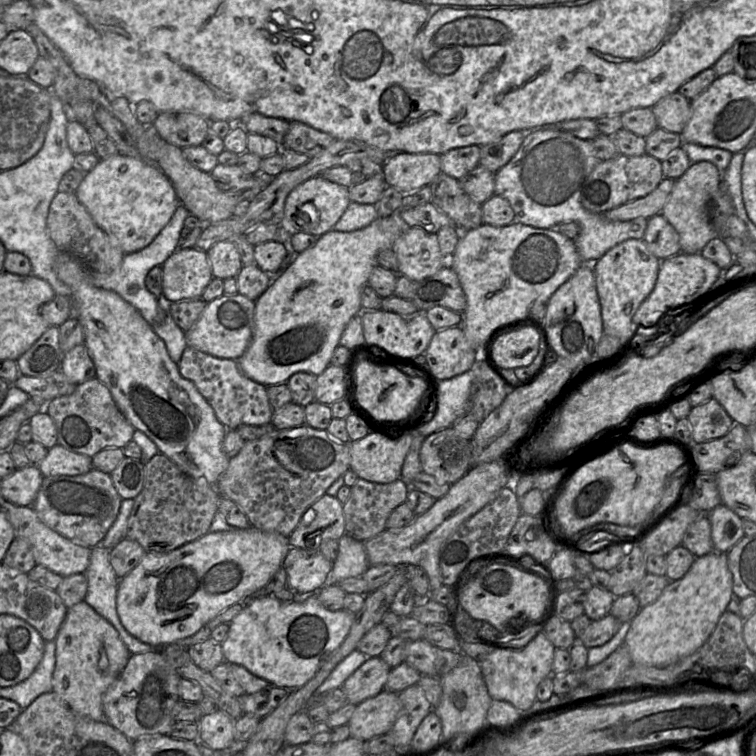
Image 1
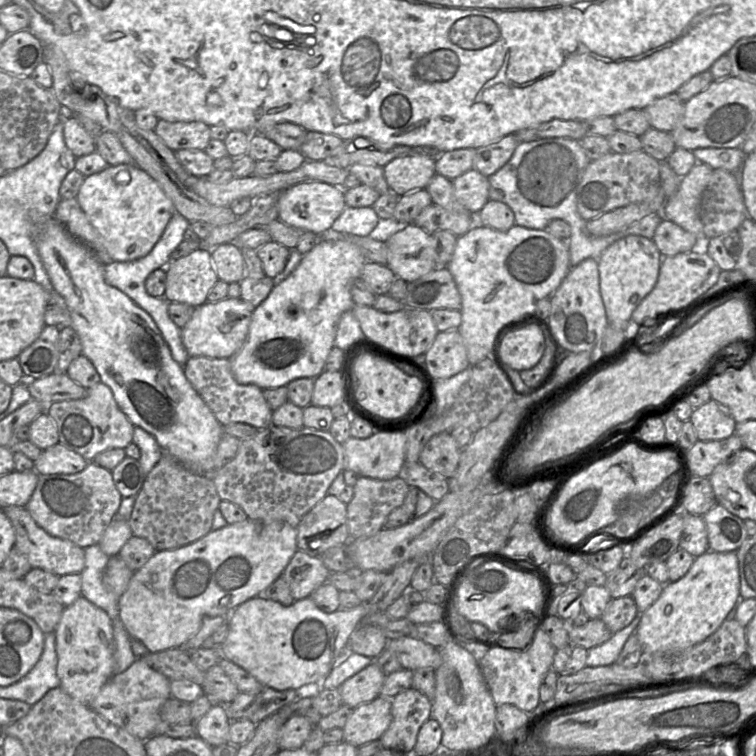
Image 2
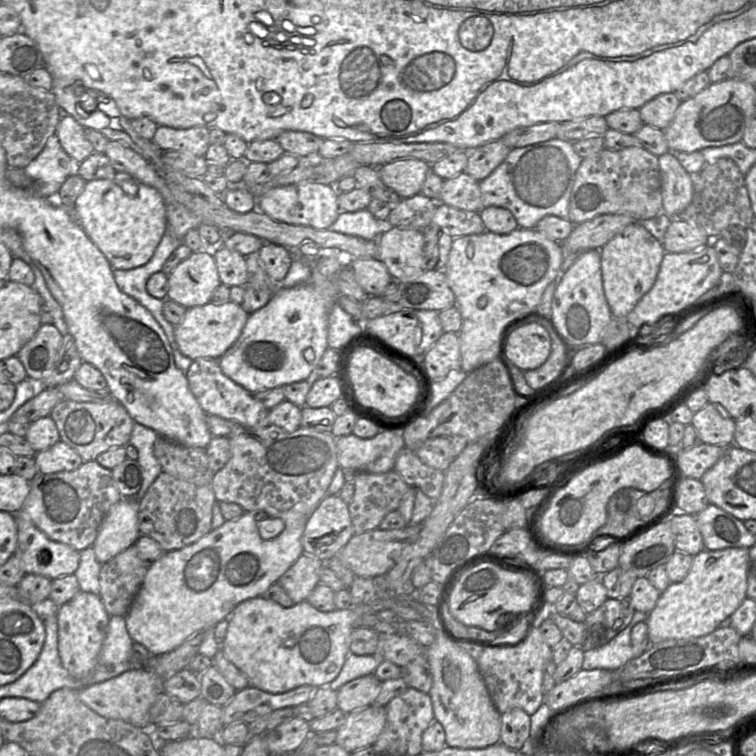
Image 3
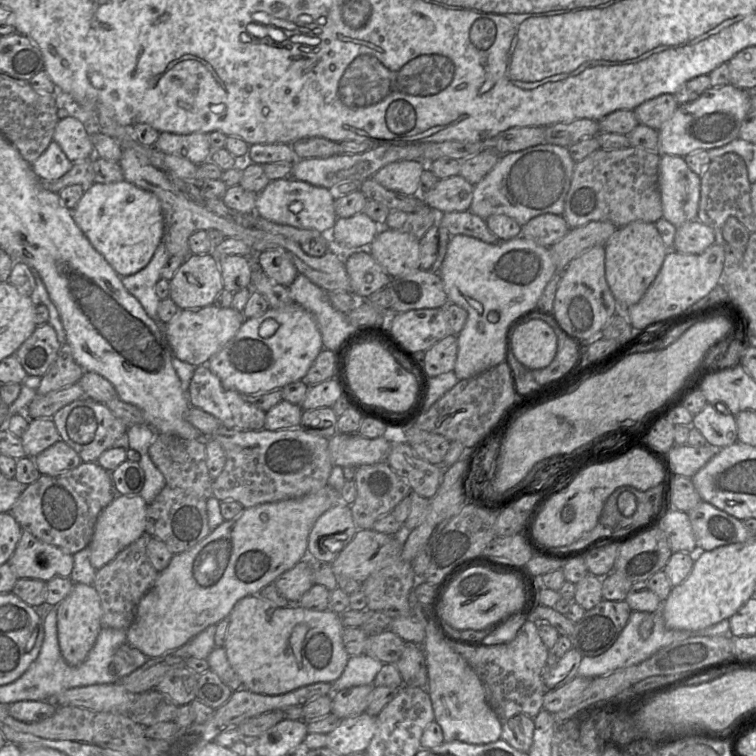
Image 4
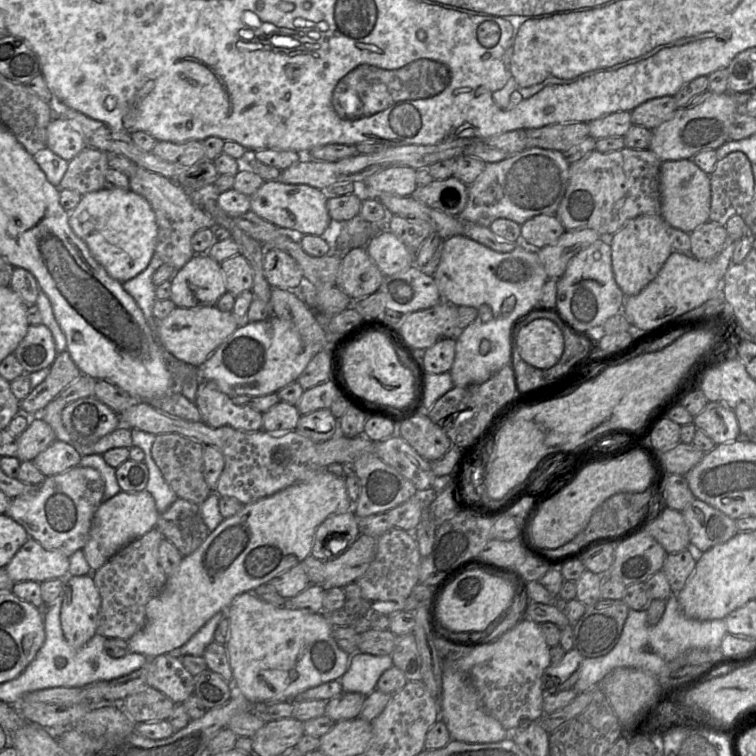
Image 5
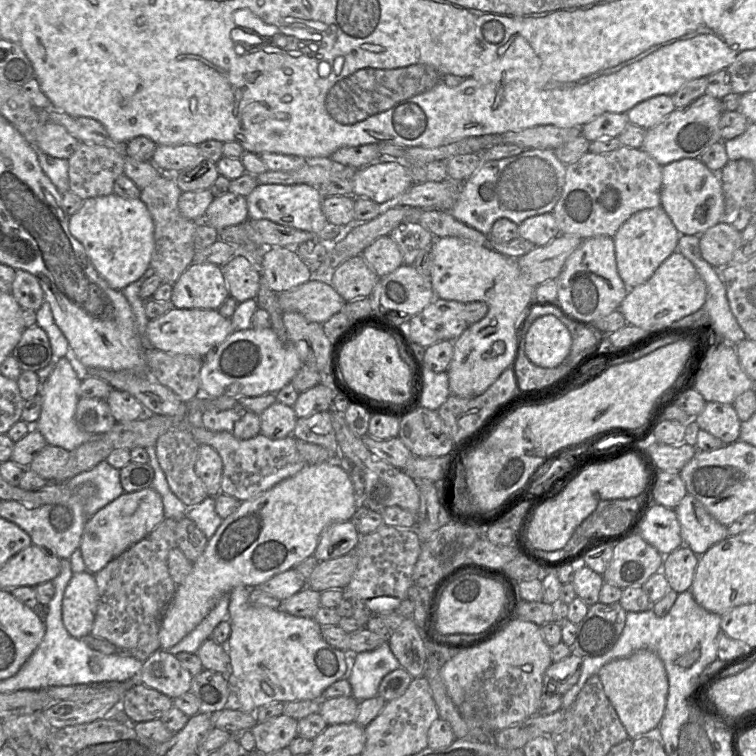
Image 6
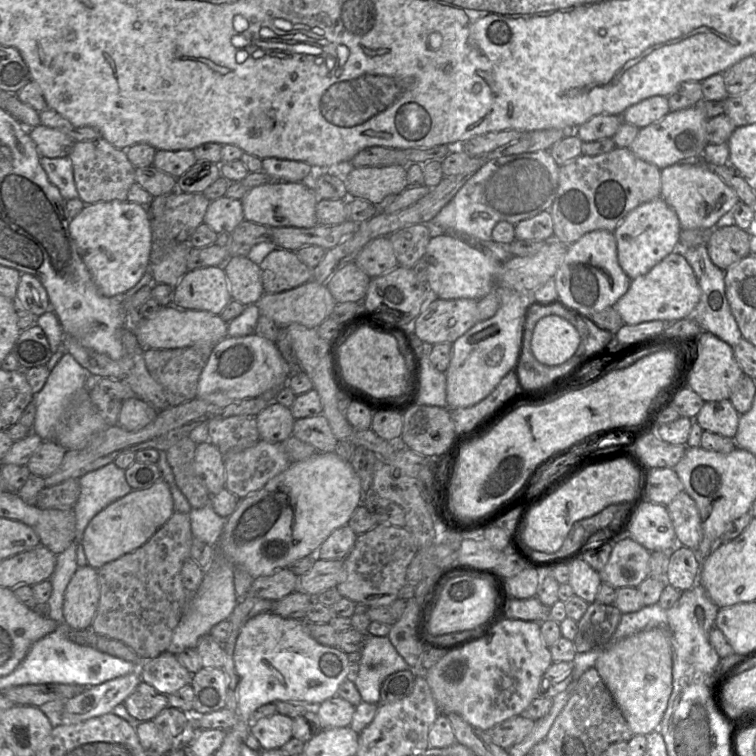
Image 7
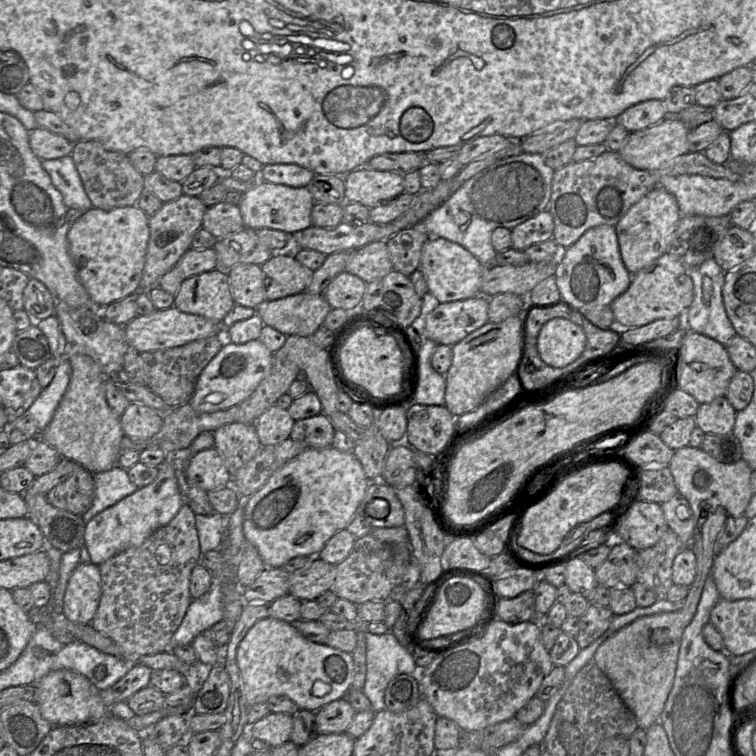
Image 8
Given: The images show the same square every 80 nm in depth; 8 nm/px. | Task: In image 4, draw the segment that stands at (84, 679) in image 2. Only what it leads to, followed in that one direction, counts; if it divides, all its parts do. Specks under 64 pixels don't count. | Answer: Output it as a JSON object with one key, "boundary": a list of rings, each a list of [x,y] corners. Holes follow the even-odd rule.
{"boundary":[[[74,583],[70,593],[57,605],[57,631],[60,650],[71,666],[81,664],[87,657],[103,628],[100,596],[93,585]]]}

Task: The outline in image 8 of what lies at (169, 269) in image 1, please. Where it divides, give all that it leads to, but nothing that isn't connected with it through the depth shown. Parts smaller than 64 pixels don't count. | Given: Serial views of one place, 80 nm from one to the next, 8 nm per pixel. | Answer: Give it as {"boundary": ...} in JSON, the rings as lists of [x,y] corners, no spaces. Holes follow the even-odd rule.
{"boundary":[[[216,268],[186,278],[175,294],[173,307],[222,323],[235,305],[227,271]]]}

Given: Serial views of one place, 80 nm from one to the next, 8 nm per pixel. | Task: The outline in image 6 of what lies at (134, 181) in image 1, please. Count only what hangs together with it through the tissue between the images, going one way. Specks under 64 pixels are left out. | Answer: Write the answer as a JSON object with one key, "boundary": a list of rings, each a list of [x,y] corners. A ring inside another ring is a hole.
{"boundary":[[[115,193],[89,198],[69,217],[69,230],[85,248],[98,274],[116,290],[137,281],[150,267],[154,249],[154,222],[140,199],[126,199]]]}

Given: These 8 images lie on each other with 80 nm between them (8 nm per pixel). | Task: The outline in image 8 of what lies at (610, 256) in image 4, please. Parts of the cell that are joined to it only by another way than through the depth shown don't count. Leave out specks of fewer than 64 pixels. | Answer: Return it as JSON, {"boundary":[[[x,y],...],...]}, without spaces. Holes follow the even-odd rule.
{"boundary":[[[656,186],[635,203],[616,224],[621,259],[629,273],[636,274],[668,251],[681,219],[674,196]]]}

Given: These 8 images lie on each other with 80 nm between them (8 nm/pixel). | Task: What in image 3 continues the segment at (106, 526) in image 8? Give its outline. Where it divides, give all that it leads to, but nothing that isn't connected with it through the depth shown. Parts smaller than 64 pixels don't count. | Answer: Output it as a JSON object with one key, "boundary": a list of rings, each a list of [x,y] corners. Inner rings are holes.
{"boundary":[[[130,498],[121,499],[104,517],[92,545],[101,564],[134,545],[141,535],[138,526],[138,502]]]}

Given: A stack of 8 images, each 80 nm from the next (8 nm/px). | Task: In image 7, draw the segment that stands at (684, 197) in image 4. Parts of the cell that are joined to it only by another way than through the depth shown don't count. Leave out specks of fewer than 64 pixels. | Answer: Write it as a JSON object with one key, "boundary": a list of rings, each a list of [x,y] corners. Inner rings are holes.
{"boundary":[[[681,162],[662,169],[660,197],[675,211],[681,229],[687,230],[713,230],[728,220],[732,209],[739,203],[736,192],[699,162]]]}

